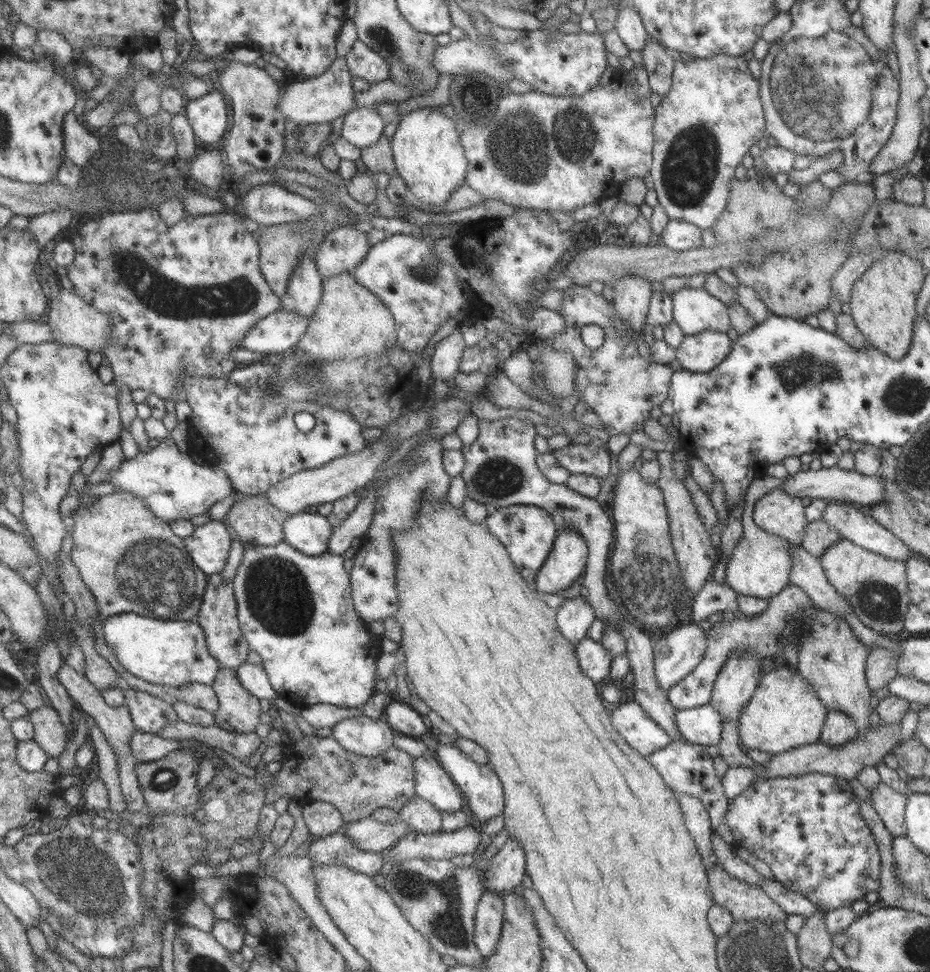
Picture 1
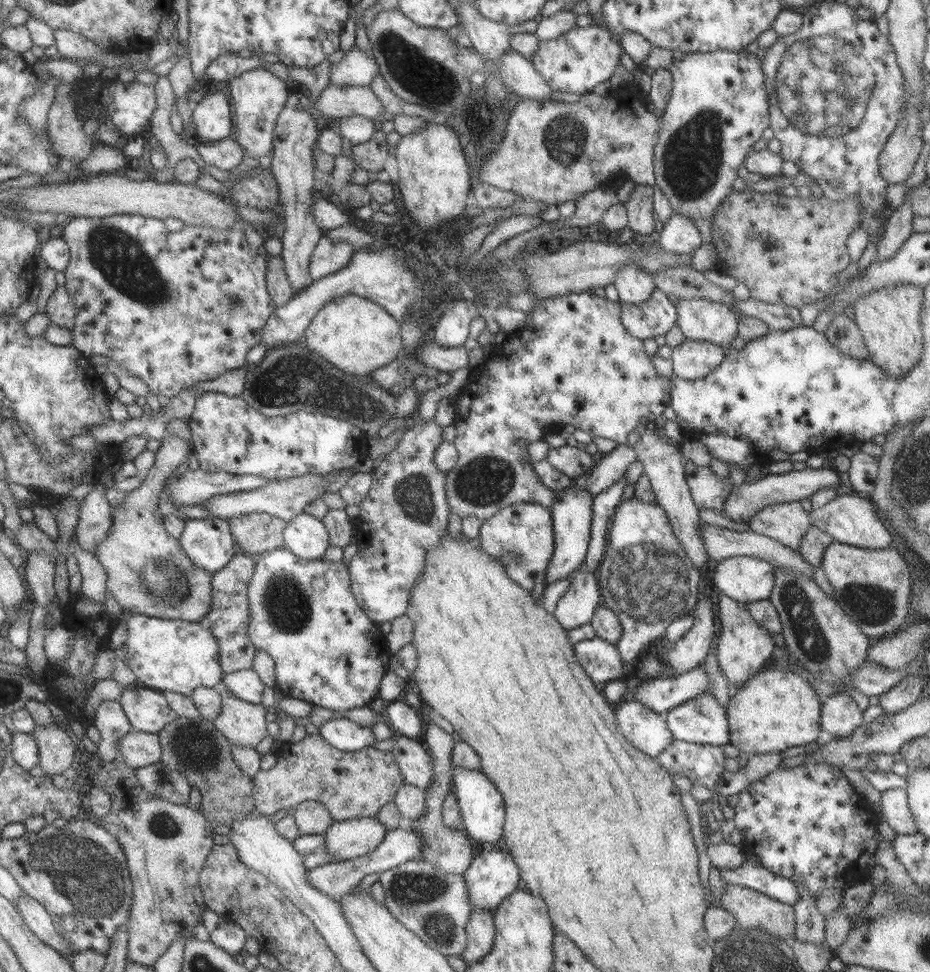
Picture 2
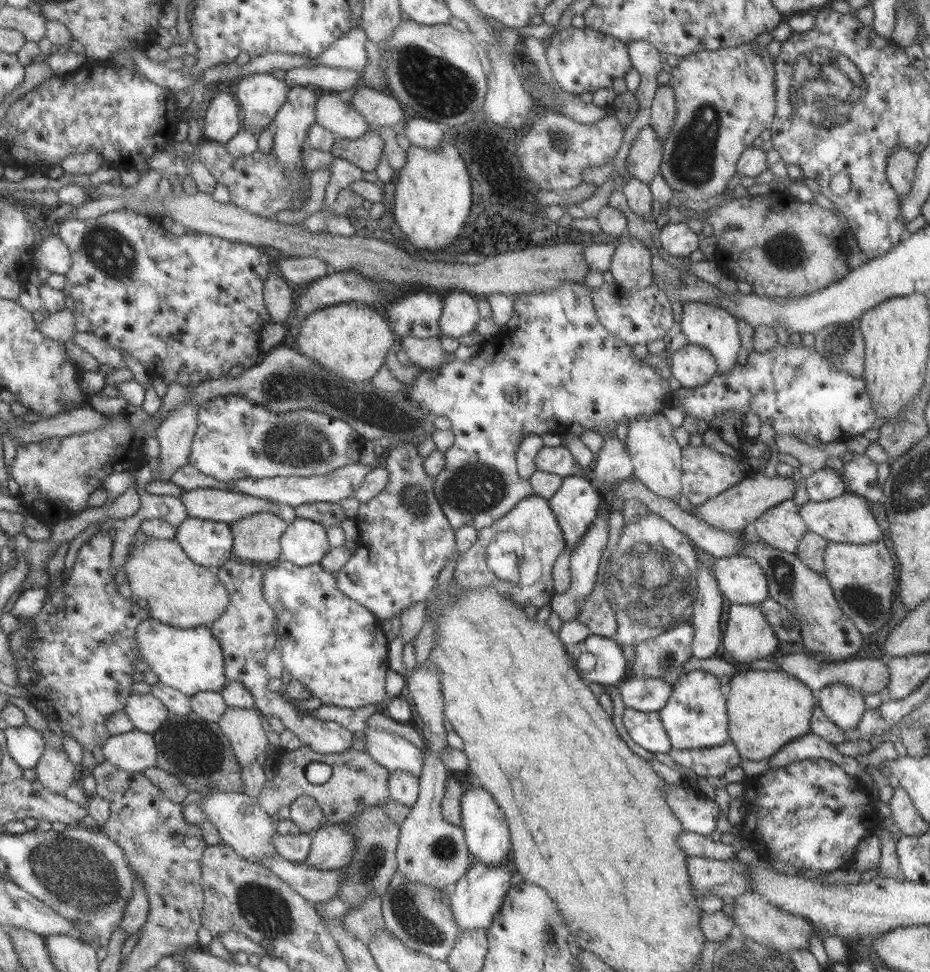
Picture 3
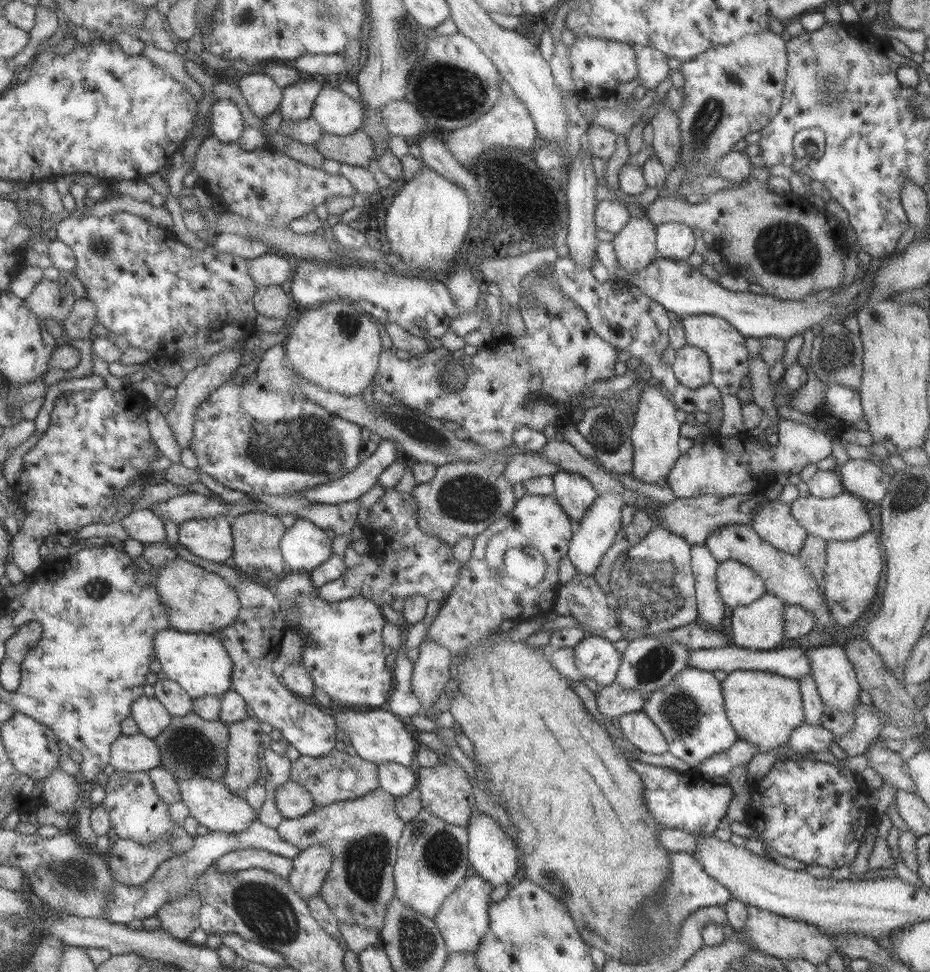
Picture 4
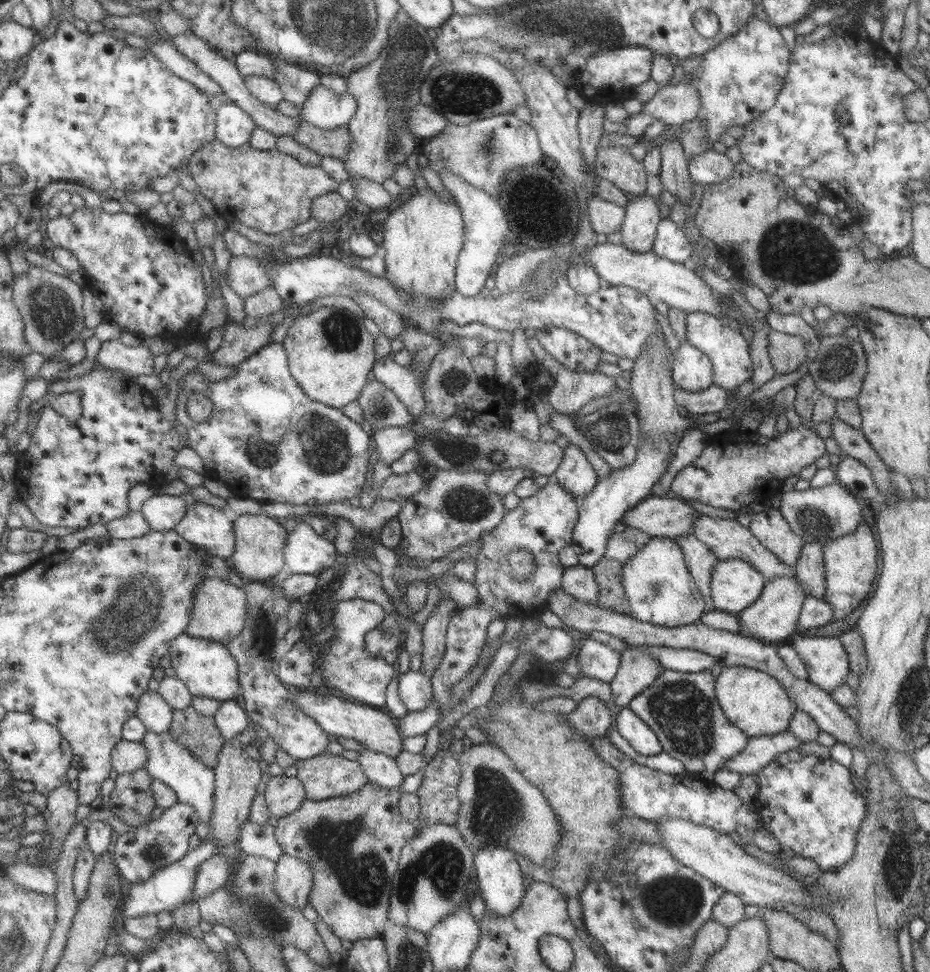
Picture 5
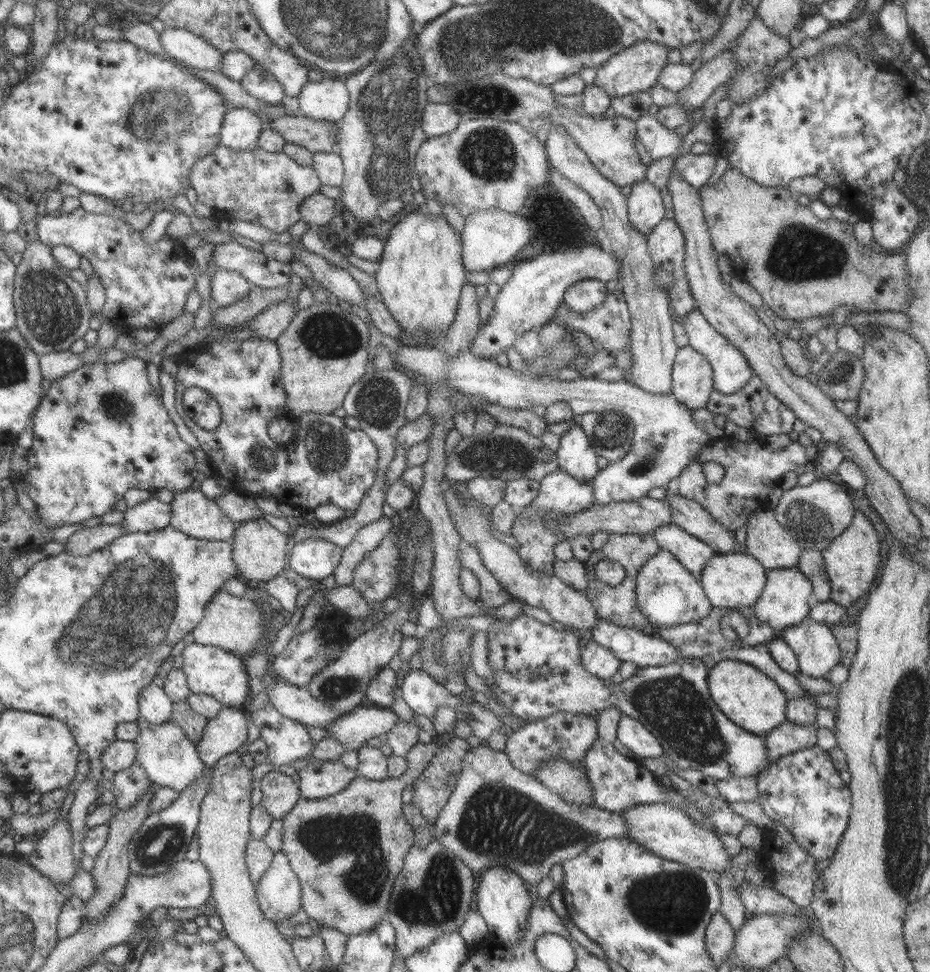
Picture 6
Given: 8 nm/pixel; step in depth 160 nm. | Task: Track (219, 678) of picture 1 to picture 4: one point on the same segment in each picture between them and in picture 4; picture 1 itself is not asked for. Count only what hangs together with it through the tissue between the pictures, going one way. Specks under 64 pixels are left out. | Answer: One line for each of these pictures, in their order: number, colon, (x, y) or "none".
2: (240, 723)
3: (242, 727)
4: (243, 764)

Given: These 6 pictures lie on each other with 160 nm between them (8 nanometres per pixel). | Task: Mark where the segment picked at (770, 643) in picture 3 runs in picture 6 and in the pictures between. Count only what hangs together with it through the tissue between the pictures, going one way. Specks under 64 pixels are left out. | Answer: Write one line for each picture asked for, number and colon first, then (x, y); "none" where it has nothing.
4: (758, 625)
5: (772, 617)
6: (786, 599)

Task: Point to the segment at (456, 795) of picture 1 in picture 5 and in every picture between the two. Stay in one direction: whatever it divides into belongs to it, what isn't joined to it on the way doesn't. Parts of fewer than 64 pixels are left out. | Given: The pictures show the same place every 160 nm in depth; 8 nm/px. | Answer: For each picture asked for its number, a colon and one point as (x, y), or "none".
2: (414, 763)
3: (389, 750)
4: (377, 736)
5: (377, 730)

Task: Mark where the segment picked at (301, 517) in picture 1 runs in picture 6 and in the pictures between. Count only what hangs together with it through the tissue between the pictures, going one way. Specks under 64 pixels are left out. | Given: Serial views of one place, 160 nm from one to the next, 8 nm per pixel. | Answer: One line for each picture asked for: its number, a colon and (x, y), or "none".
2: (304, 536)
3: (303, 542)
4: (304, 546)
5: (306, 552)
6: (313, 559)

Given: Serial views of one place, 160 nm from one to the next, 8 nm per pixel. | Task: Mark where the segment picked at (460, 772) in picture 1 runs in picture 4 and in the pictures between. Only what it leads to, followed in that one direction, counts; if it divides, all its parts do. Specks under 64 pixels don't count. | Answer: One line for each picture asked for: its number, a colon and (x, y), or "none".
2: (480, 805)
3: (486, 835)
4: (493, 856)

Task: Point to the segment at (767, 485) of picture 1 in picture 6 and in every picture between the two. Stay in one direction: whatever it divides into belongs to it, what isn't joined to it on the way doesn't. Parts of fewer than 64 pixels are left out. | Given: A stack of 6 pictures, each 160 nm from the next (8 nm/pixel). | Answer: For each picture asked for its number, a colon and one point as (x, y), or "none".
2: (744, 579)
3: (740, 579)
4: (738, 585)
5: (734, 584)
6: (730, 580)

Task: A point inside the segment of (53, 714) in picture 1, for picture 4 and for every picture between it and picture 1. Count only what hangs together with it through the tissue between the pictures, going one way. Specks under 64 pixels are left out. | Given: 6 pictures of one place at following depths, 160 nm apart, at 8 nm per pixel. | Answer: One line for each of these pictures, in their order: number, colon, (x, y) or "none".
2: (56, 748)
3: (54, 771)
4: (60, 790)

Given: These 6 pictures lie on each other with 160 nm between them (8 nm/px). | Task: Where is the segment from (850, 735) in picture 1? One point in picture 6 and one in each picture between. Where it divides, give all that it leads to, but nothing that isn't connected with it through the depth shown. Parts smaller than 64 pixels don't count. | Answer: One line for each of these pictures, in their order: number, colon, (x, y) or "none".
2: (839, 715)
3: (843, 705)
4: (836, 683)
5: (826, 662)
6: (816, 651)

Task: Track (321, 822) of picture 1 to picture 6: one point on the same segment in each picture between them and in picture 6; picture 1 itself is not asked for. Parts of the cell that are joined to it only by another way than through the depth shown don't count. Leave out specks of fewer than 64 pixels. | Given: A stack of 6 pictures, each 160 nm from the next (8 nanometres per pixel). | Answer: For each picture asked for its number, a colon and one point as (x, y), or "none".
2: (311, 818)
3: (303, 811)
4: (292, 800)
5: (282, 795)
6: (279, 793)

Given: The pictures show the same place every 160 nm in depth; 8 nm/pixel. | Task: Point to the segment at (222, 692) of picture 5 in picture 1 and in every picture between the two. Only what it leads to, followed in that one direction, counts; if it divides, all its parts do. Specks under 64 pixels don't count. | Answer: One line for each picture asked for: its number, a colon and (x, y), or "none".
1: (172, 652)
2: (166, 655)
3: (190, 660)
4: (197, 662)

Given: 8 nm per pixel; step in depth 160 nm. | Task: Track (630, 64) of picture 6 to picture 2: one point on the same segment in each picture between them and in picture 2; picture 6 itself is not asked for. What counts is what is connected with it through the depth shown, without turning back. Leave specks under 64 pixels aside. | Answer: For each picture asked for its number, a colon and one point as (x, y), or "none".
2: (577, 60)
3: (581, 60)
4: (594, 62)
5: (617, 69)

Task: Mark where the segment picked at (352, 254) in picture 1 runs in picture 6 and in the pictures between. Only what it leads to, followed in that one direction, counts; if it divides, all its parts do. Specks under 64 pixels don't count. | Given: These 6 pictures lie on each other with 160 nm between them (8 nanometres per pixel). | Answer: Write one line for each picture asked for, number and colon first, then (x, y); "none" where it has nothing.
2: (328, 256)
3: (297, 270)
4: (268, 270)
5: (245, 276)
6: (227, 287)

